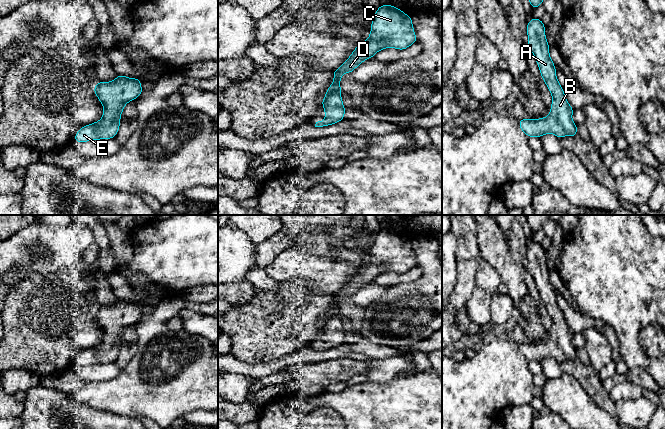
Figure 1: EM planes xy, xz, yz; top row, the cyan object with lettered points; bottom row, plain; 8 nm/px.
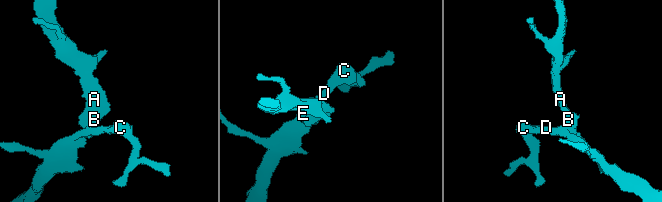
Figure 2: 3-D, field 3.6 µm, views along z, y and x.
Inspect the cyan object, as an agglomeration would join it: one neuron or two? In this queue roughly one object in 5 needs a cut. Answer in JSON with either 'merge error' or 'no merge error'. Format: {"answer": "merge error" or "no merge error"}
{"answer": "no merge error"}

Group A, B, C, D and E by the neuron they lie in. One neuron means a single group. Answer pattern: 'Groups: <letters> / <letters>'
Groups: A B C D E

